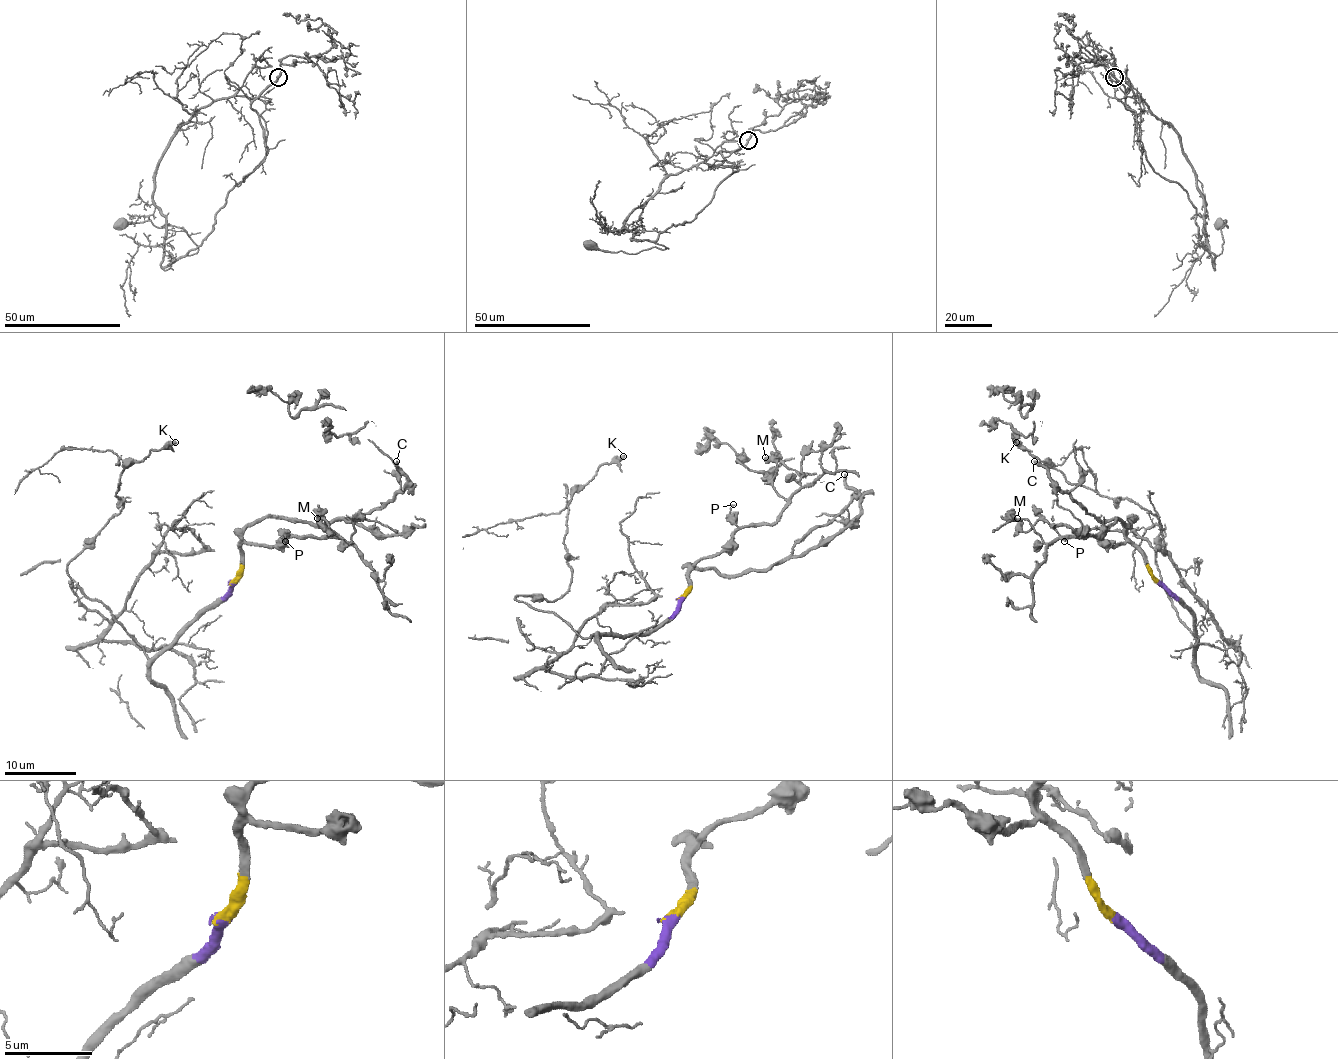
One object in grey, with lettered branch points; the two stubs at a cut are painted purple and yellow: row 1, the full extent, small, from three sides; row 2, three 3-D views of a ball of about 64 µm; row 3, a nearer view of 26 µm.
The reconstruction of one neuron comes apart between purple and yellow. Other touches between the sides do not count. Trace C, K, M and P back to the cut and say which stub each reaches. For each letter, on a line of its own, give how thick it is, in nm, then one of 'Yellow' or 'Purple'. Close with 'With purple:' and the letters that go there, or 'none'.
C: Thickness 320 nm. Yellow
K: Thickness 440 nm. Purple
M: Thickness 460 nm. Yellow
P: Thickness 130 nm. Yellow
With purple: K

